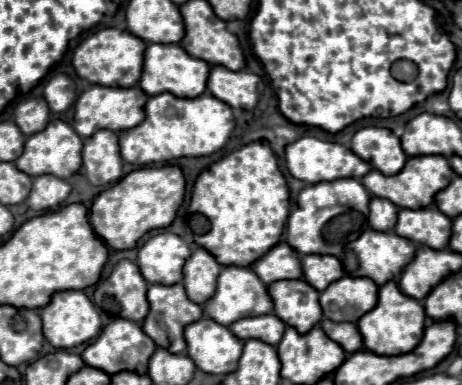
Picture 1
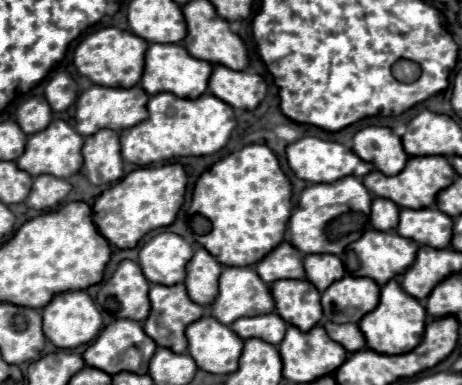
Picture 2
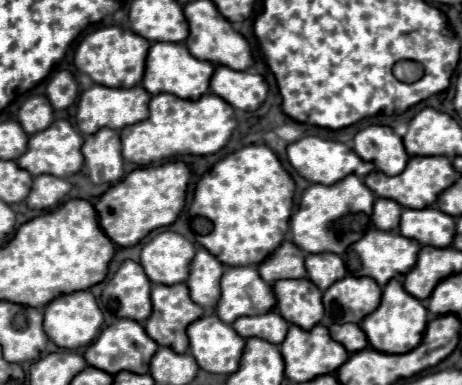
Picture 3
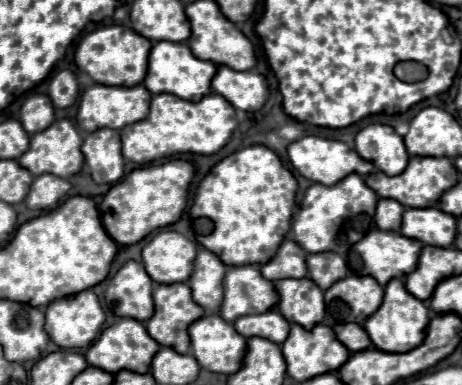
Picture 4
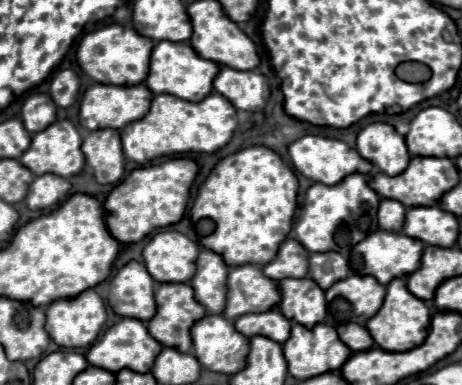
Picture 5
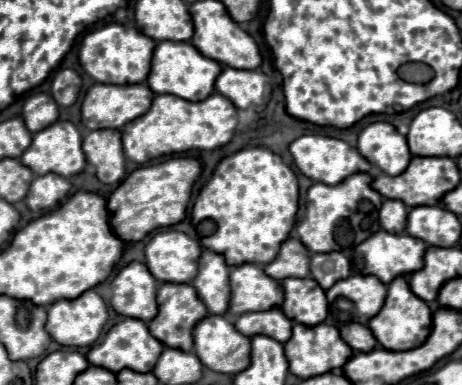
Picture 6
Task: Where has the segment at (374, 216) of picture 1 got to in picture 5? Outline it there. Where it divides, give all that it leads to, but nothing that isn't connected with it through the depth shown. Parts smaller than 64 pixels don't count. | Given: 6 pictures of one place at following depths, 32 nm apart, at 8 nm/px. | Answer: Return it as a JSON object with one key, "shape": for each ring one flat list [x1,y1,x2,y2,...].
{"shape":[[382,200,380,202,380,212,378,212,378,224,380,228,388,232,402,232,404,228,404,214,406,208,398,200]]}

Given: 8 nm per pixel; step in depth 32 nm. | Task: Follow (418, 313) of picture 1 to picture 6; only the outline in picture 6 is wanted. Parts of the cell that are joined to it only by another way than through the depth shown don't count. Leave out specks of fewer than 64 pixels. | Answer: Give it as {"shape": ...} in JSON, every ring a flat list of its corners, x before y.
{"shape":[[398,276,390,286,388,286,388,296,382,306,382,310,370,320,370,330,376,336,378,344,384,346,386,350,412,350,424,344,424,340,430,334,432,328,432,310,430,306,420,300,412,290,410,284,404,276]]}

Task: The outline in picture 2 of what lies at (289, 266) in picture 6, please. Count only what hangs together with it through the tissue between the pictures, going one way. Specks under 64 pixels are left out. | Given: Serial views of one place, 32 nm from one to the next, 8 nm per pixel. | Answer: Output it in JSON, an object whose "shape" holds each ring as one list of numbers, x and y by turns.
{"shape":[[282,242,256,264,256,272,268,284,282,278,304,278,302,260,304,254,298,248,294,248,290,242]]}

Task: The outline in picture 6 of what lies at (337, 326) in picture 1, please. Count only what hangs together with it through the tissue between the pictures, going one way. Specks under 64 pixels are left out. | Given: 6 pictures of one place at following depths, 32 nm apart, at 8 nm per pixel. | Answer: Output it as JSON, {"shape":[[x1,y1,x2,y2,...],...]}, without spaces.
{"shape":[[358,322,342,326,340,334,344,336,346,344,352,350,358,350,358,352,370,352,370,350,374,350,378,346,372,330,368,326,364,326,364,324,358,324]]}

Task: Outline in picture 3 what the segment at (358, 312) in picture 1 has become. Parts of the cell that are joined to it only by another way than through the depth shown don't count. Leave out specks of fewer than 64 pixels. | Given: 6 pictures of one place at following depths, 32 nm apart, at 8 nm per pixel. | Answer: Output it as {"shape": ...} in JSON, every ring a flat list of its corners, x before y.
{"shape":[[346,276,334,282,324,292,326,316,334,322,354,322,360,324,368,314,372,314,382,300,382,288,372,278]]}

